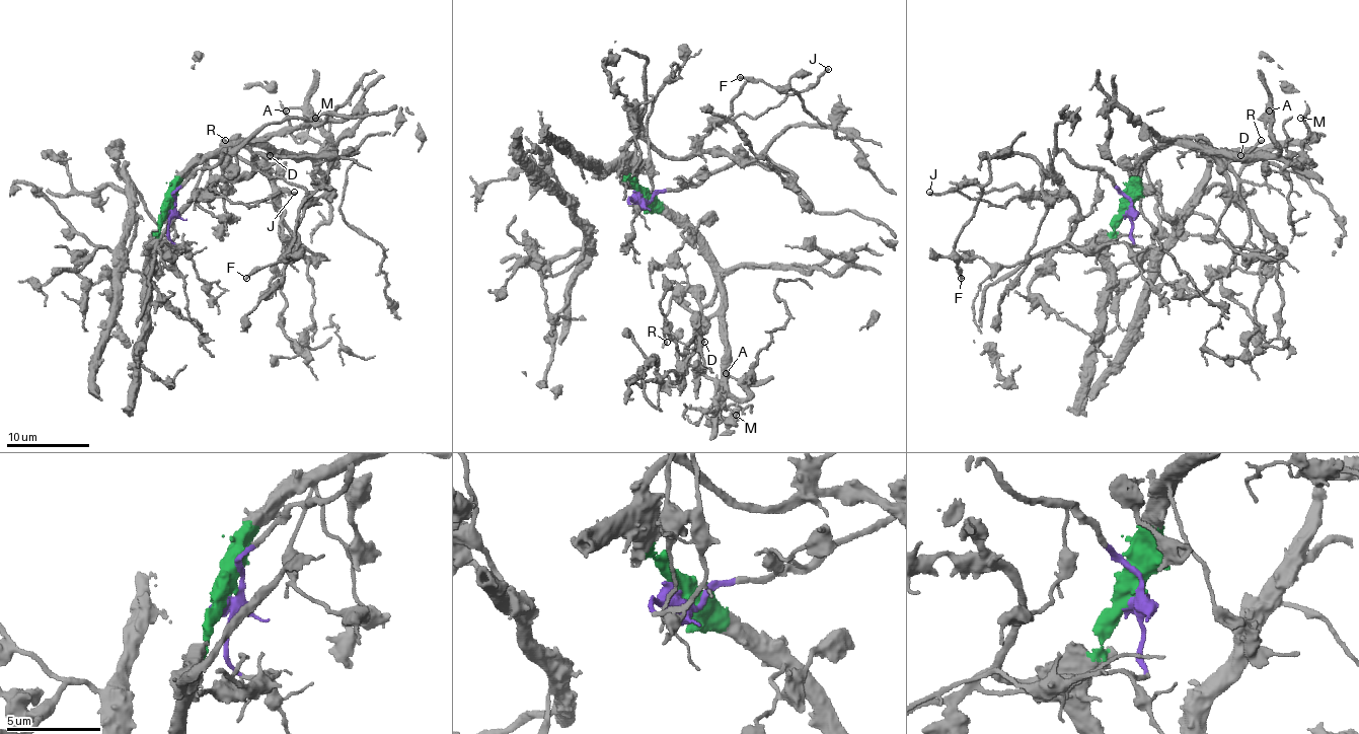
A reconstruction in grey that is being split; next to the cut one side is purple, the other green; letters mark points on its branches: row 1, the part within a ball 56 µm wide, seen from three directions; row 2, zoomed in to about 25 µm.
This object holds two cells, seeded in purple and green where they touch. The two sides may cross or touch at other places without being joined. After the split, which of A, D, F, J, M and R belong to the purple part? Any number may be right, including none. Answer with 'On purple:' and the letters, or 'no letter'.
On purple: no letter

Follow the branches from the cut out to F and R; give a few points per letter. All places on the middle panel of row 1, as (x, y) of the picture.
F: (640, 197), (627, 147), (638, 137), (666, 155), (754, 161), (802, 125), (849, 137), (791, 91), (740, 77)
R: (640, 197), (648, 197), (694, 236), (722, 300), (720, 308), (703, 317), (673, 298), (665, 321), (667, 342)

